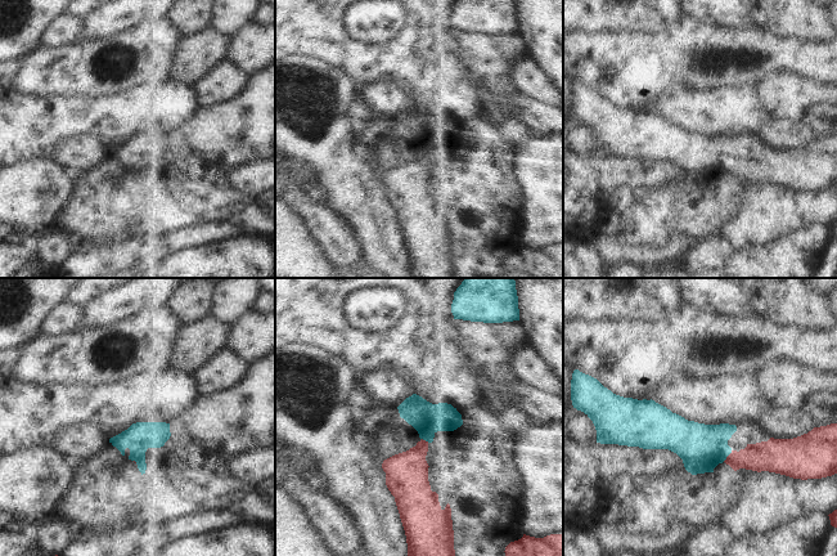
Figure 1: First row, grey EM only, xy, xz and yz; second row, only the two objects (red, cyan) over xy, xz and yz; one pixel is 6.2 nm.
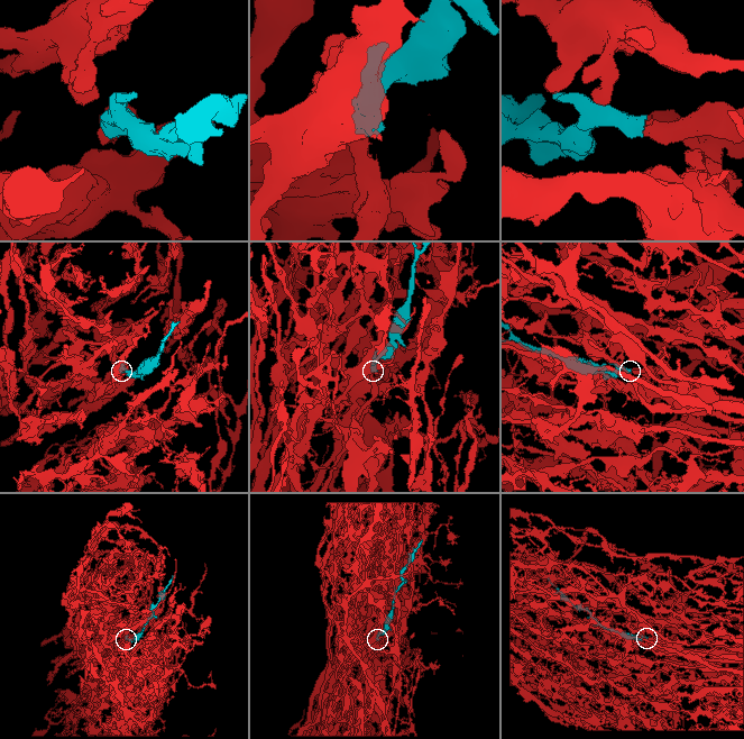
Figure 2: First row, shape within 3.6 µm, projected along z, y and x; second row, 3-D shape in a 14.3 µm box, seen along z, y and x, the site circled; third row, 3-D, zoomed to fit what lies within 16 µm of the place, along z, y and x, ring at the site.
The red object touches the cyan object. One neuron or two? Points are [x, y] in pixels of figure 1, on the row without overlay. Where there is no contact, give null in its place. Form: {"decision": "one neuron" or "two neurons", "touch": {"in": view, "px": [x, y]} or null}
{"decision": "one neuron", "touch": {"in": "yz", "px": [728, 167]}}

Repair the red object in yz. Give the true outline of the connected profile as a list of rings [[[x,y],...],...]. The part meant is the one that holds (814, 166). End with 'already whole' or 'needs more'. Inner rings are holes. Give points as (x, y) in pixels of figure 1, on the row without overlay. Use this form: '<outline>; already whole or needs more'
[[[575,81],[572,85],[571,112],[573,120],[584,124],[593,133],[597,142],[597,154],[639,158],[643,161],[669,161],[683,171],[685,181],[692,187],[714,184],[714,180],[723,174],[729,176],[734,183],[739,180],[757,184],[769,183],[801,192],[822,190],[837,185],[837,135],[814,139],[807,145],[793,151],[770,149],[768,153],[747,156],[744,161],[737,163],[728,157],[728,152],[737,143],[735,136],[705,136],[688,133],[652,111],[638,112],[616,107],[604,99],[597,90],[585,86],[579,81]]]; needs more

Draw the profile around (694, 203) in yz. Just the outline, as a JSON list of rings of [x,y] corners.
[[[725,174],[712,184],[683,188],[675,199],[680,223],[681,243],[701,237],[715,223],[726,221],[737,214],[741,198],[737,184]]]

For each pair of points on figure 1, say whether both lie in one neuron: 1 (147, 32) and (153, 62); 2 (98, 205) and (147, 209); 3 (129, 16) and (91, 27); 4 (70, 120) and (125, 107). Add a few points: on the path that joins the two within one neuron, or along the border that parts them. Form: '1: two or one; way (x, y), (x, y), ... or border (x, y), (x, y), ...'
1: one; way (148, 40), (149, 54)
2: two; border (142, 187), (138, 194), (138, 216), (120, 233)
3: one; way (120, 16), (100, 23)
4: one; way (84, 117), (98, 117), (111, 112)

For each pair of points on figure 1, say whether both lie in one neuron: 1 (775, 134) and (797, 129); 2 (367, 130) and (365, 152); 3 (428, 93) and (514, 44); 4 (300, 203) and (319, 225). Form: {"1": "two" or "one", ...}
{"1": "one", "2": "one", "3": "two", "4": "one"}

